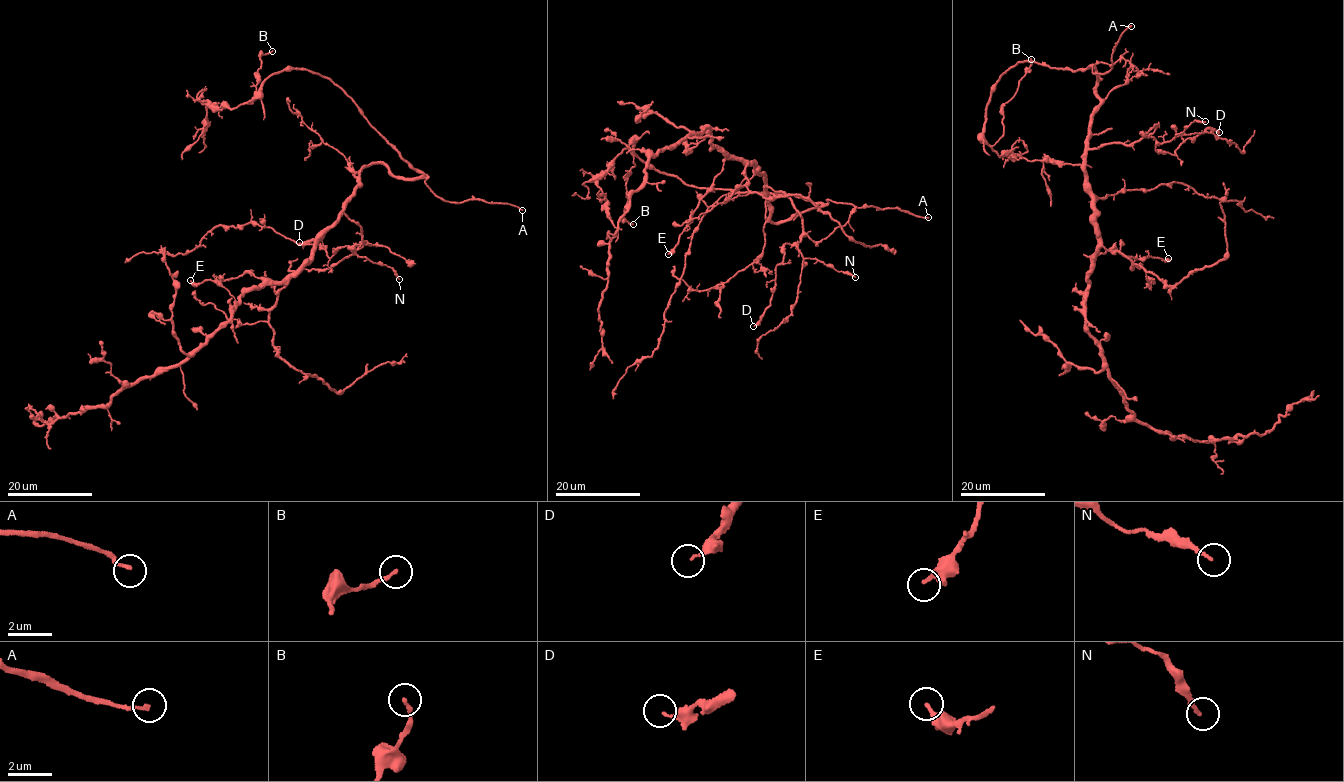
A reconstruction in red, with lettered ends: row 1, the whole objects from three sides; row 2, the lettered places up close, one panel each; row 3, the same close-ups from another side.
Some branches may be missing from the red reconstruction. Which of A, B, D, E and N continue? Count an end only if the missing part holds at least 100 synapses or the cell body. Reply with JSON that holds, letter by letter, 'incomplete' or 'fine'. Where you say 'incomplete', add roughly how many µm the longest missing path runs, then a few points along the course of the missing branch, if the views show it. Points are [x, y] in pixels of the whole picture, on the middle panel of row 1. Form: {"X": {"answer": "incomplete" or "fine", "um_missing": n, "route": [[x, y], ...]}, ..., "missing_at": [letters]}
{"A": {"answer": "incomplete", "um_missing": 90}, "B": {"answer": "fine"}, "D": {"answer": "fine"}, "E": {"answer": "fine"}, "N": {"answer": "fine"}, "missing_at": ["A"]}

